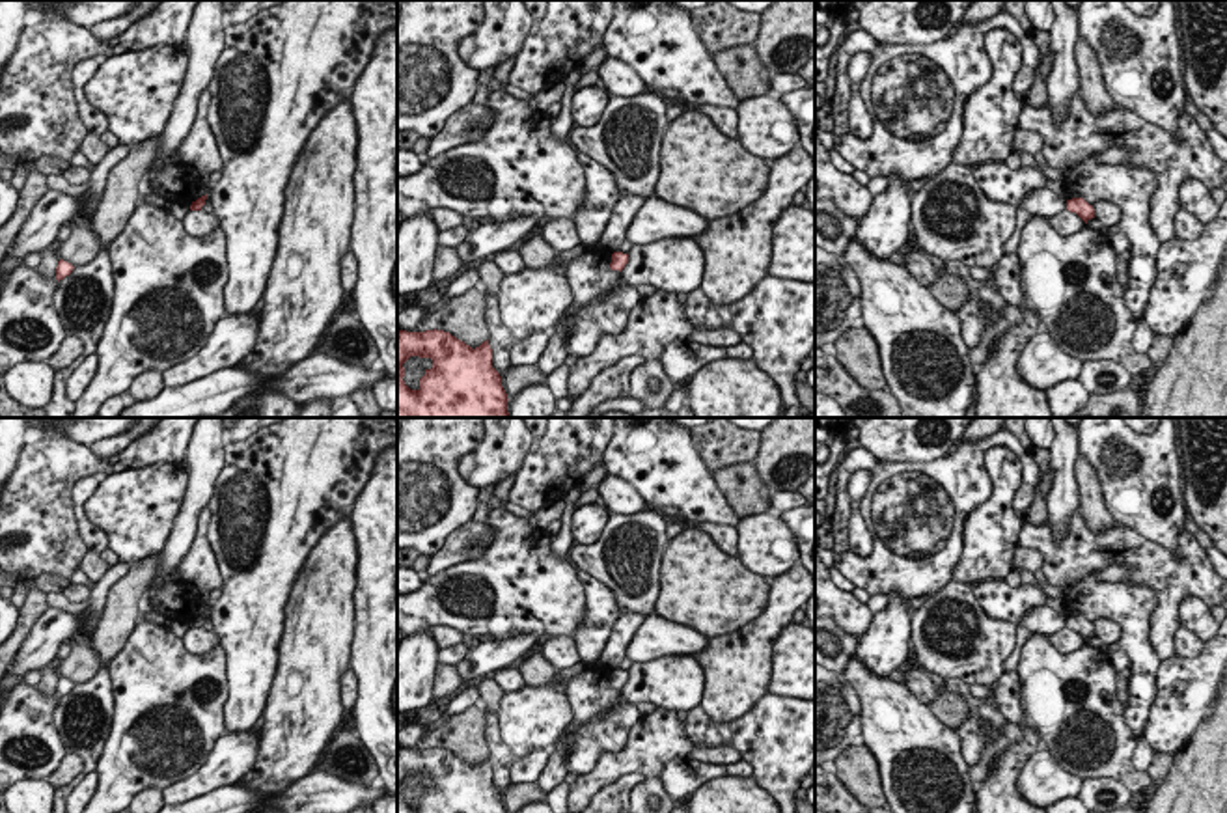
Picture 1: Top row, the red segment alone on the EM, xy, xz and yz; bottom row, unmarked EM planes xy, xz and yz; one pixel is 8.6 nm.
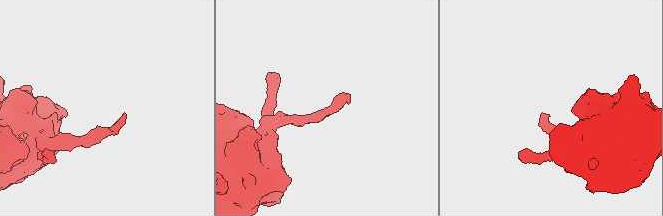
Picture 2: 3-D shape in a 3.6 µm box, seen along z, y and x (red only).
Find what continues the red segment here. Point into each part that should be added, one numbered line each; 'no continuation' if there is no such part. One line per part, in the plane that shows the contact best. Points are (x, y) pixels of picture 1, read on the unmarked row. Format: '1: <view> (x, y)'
no continuation

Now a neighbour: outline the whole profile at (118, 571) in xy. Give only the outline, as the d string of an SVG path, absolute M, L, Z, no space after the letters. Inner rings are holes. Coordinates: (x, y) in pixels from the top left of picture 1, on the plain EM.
M116 563L110 567L103 578L95 584L95 589L90 593L88 608L80 613L80 632L91 636L95 632L97 623L104 612L106 593L108 589L121 580L129 572L131 565Z

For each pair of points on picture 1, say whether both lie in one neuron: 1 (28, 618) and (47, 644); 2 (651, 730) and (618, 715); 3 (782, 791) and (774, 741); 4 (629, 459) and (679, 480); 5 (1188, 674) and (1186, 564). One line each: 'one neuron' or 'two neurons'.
1: two neurons
2: two neurons
3: one neuron
4: one neuron
5: two neurons

